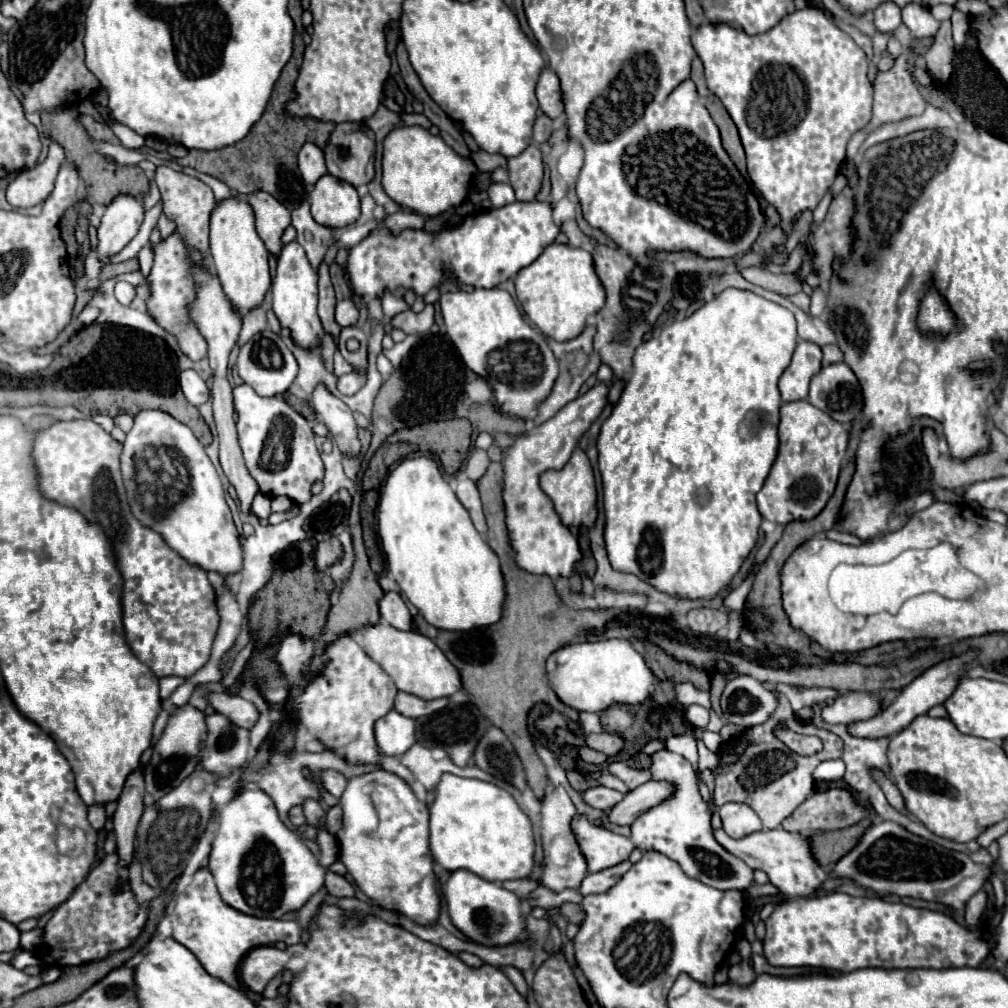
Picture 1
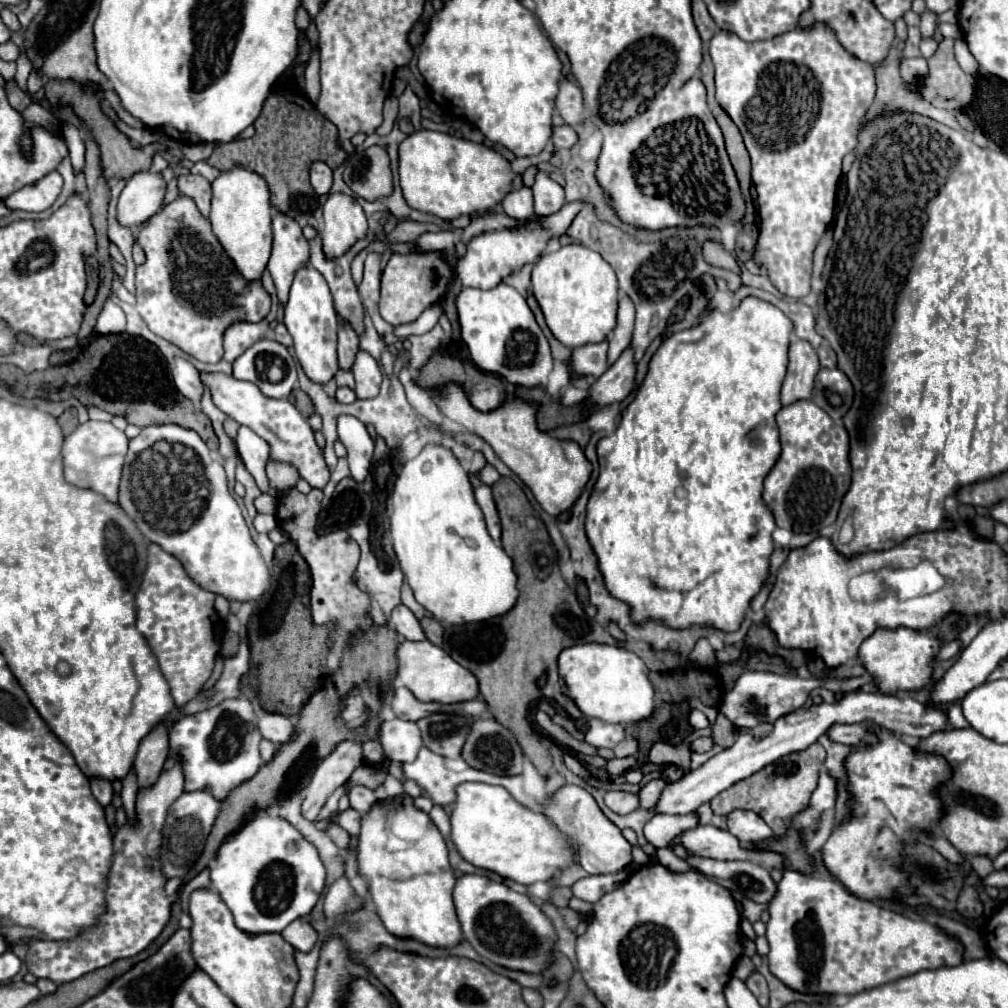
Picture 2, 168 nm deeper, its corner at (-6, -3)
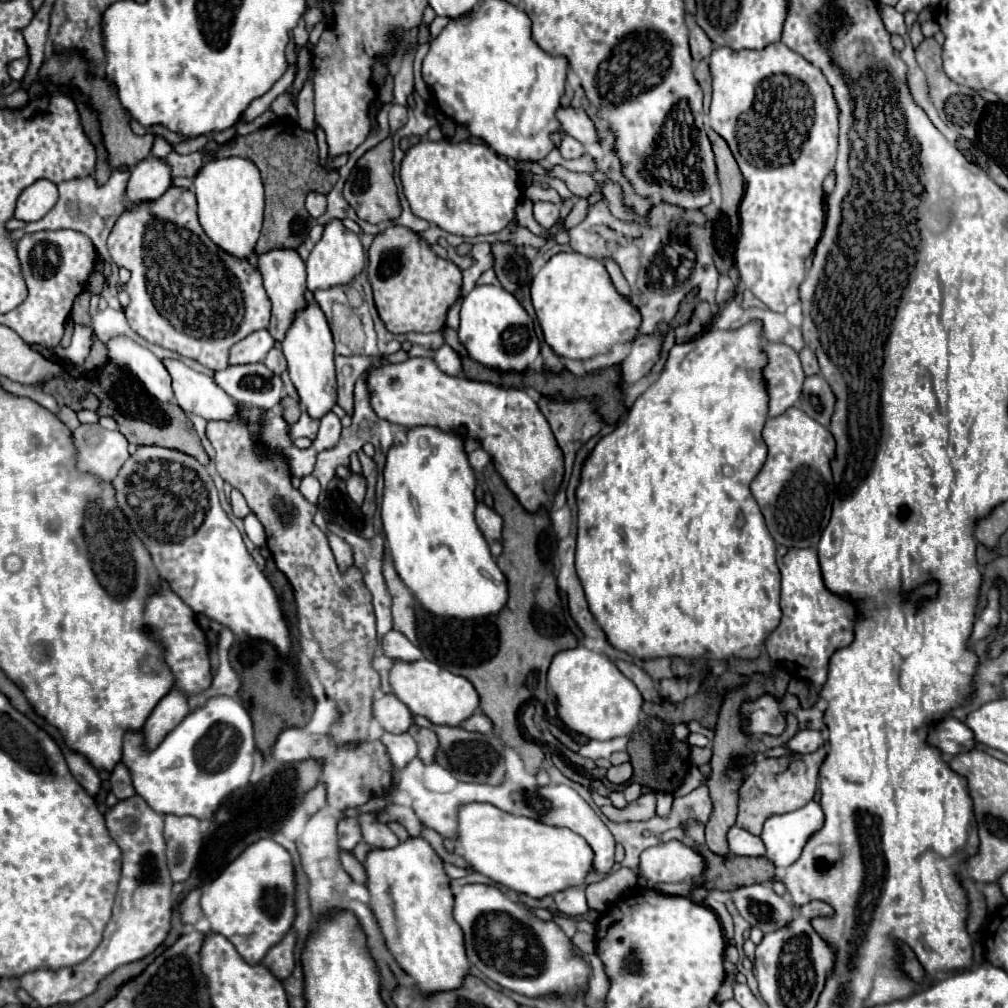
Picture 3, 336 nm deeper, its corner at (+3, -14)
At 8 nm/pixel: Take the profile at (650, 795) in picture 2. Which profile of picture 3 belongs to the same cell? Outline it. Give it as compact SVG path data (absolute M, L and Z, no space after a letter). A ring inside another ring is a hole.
M657 794L657 816L669 816L673 804L673 796L671 794Z

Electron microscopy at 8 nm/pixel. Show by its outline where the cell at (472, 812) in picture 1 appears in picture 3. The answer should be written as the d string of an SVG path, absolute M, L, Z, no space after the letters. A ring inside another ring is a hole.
M469 802L459 808L457 848L473 872L531 898L543 898L579 886L591 870L593 850L575 832L547 826L533 818L513 816L493 804Z

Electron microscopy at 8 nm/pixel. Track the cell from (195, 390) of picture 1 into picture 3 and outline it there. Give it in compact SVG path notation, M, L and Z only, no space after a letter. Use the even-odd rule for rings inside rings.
M117 336L107 342L109 360L117 366L127 368L133 376L137 376L145 390L153 394L159 402L171 402L173 400L173 388L169 370L165 370L165 364L147 348L135 344L127 336Z

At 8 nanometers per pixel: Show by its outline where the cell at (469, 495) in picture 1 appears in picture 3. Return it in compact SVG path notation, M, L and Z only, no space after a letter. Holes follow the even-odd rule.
M477 502L475 520L477 520L477 526L483 532L487 544L489 544L491 554L499 556L501 554L501 526L503 526L501 516L495 510L491 510L489 506L485 506L485 502Z

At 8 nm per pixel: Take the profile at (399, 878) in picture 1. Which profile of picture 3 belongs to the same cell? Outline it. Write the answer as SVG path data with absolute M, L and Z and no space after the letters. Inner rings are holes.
M421 836L407 838L399 842L395 848L371 848L363 862L367 872L367 890L371 894L371 910L379 922L385 944L391 950L397 964L417 982L423 994L431 994L437 990L455 990L461 986L469 960L465 956L463 932L453 920L453 894L449 890L449 876L443 870L443 860L435 854L429 842Z

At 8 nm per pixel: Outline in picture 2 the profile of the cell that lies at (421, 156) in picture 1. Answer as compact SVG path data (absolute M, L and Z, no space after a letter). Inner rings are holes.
M416 131L400 143L398 155L400 155L400 185L404 191L404 199L412 209L432 213L440 219L456 219L460 215L472 215L472 213L482 215L490 211L494 205L502 203L502 199L510 191L514 191L512 187L514 171L510 167L510 161L502 157L496 149L486 147L484 143L472 143L440 131Z

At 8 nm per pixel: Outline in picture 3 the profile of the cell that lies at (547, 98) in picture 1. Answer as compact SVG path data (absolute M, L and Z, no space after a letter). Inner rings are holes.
M561 106L555 112L555 116L557 116L559 124L561 124L563 134L569 134L569 136L577 138L583 144L597 142L595 126L593 126L593 122L591 122L591 118L587 116L585 110L573 108L573 106Z

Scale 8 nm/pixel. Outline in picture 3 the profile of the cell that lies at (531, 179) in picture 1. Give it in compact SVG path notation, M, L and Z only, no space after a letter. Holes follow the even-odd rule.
M535 202L533 204L533 214L535 214L535 220L543 228L551 228L559 220L559 208L551 202Z

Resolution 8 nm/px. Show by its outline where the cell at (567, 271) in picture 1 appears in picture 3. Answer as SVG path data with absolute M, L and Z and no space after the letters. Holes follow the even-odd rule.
M577 252L555 254L531 280L531 302L541 324L545 342L557 356L585 360L607 354L617 342L631 342L641 322L629 300L621 298L611 284L605 266Z

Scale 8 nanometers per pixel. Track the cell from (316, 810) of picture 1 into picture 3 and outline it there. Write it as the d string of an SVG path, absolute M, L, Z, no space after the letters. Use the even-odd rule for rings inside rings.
M339 852L339 860L341 860L341 864L343 864L343 868L345 868L345 872L355 880L355 882L365 882L365 868L363 868L363 864L359 864L355 858L353 858L353 854L351 852Z

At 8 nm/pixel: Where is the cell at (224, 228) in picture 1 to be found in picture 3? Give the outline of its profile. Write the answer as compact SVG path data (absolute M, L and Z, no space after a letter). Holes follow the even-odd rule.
M221 158L209 160L193 178L199 222L205 234L227 254L247 260L255 254L255 244L259 240L263 224L263 182L257 166L245 158Z

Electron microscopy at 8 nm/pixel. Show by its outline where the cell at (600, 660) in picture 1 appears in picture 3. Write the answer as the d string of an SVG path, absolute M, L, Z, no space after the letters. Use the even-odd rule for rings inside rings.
M585 646L559 652L547 674L547 688L555 692L557 714L563 724L593 740L627 736L639 724L643 696L637 686L605 656Z

